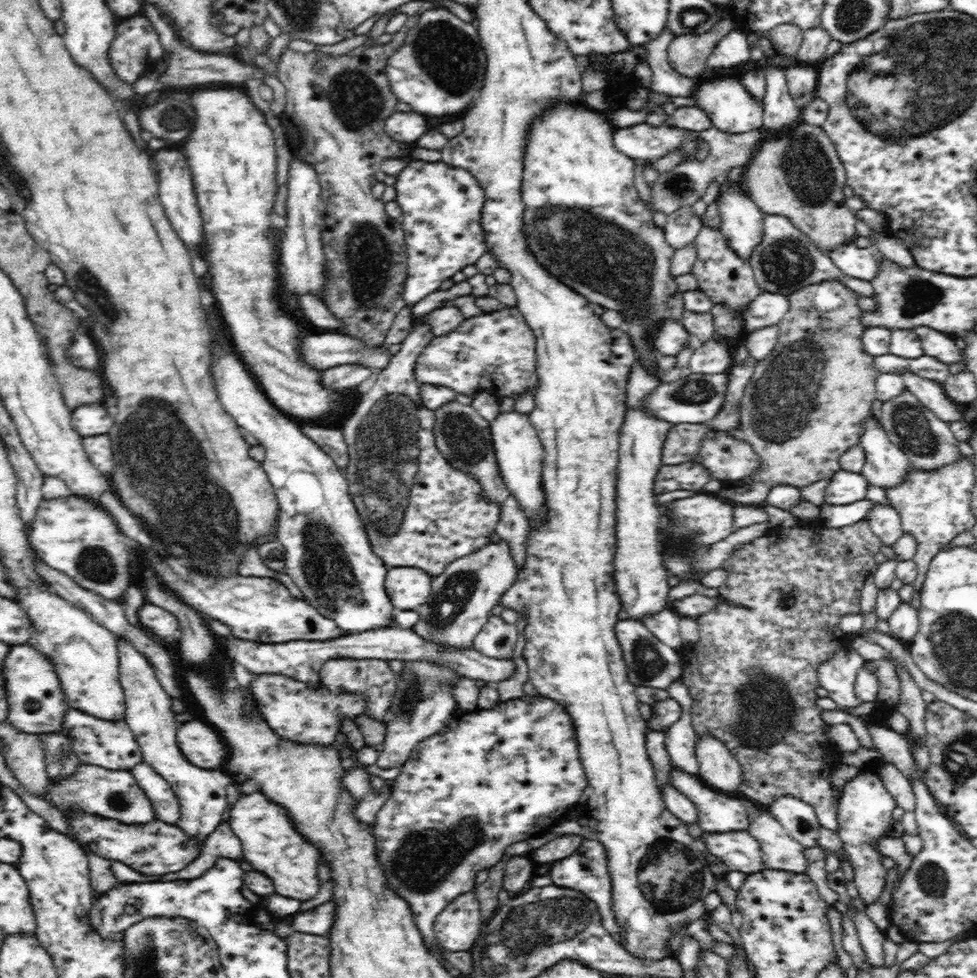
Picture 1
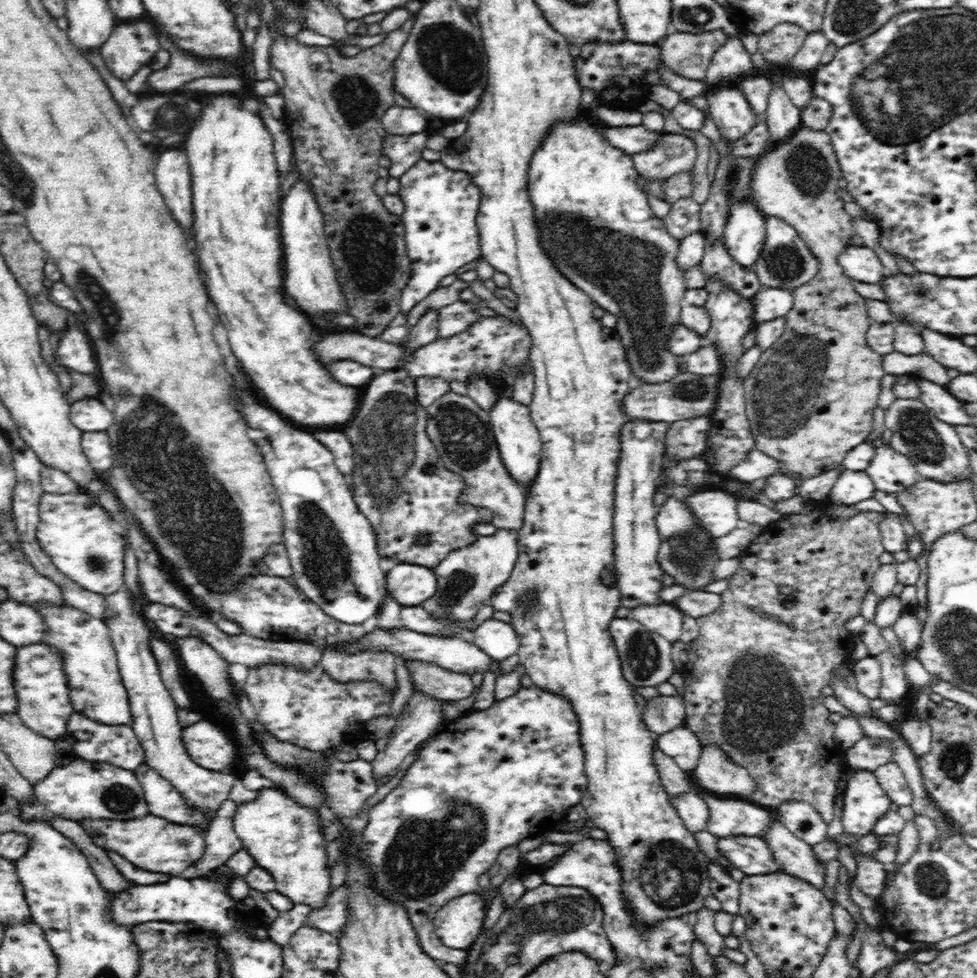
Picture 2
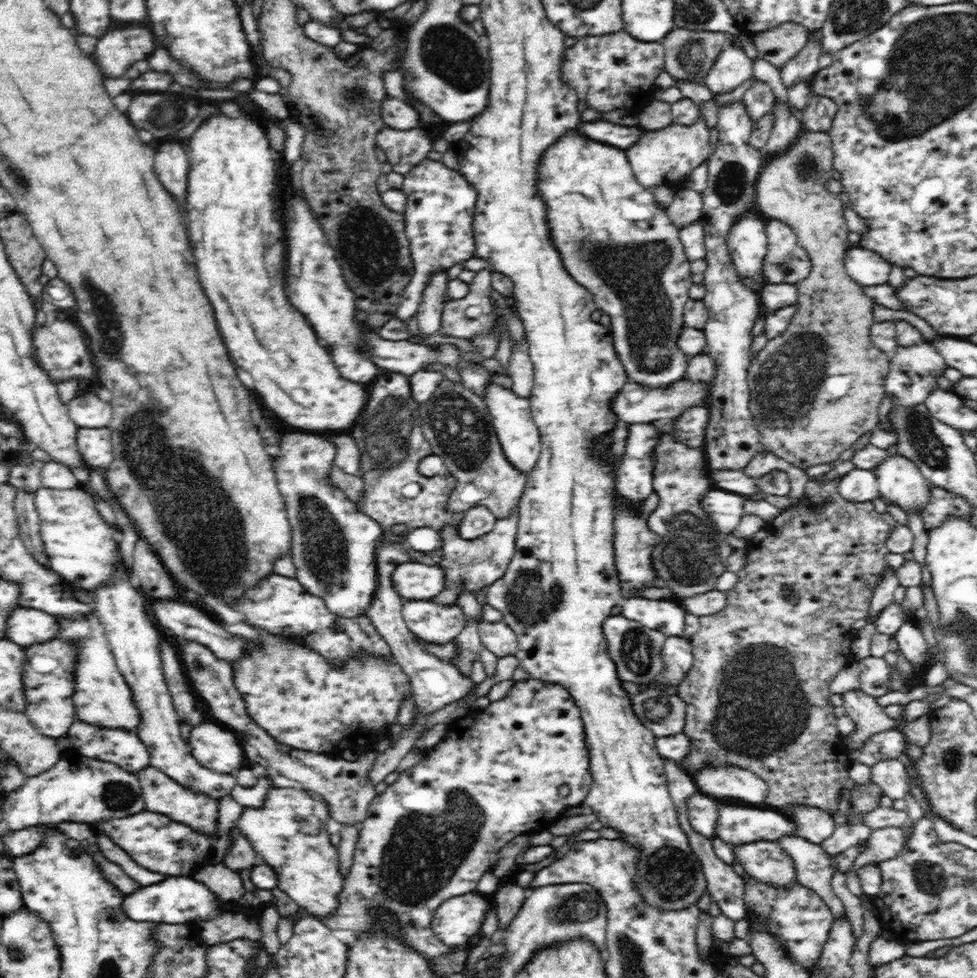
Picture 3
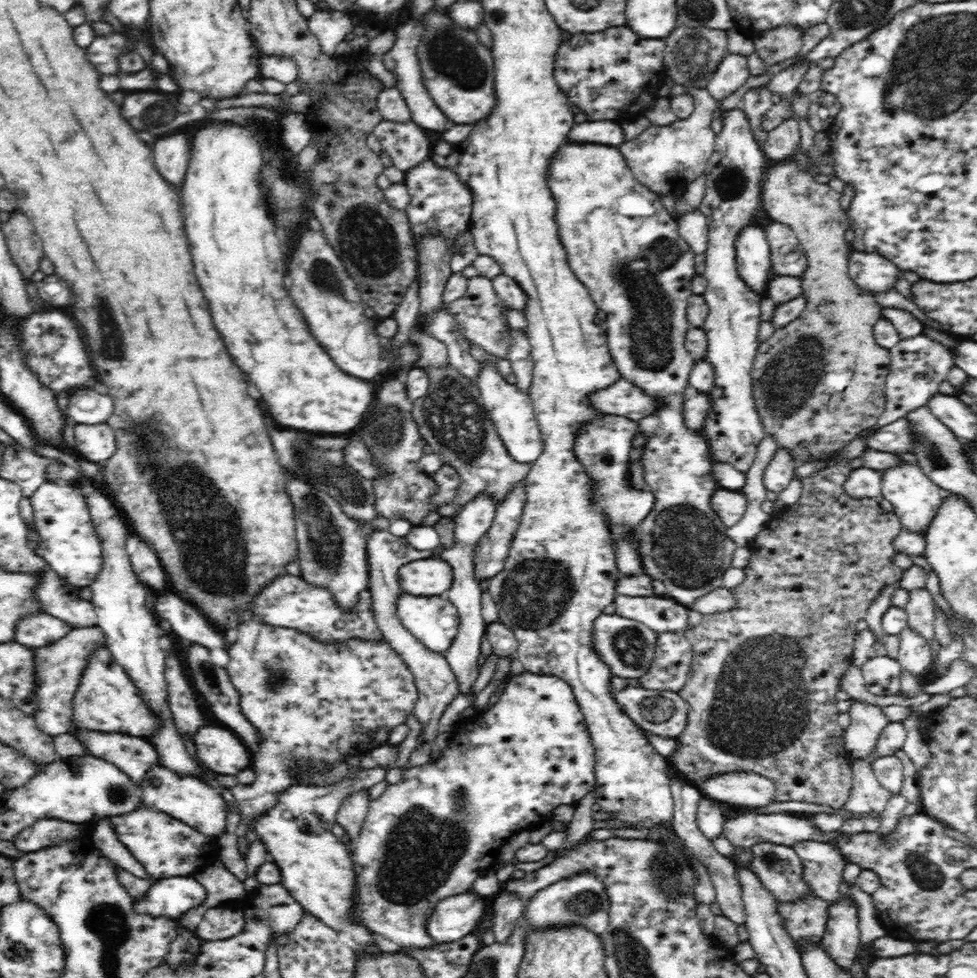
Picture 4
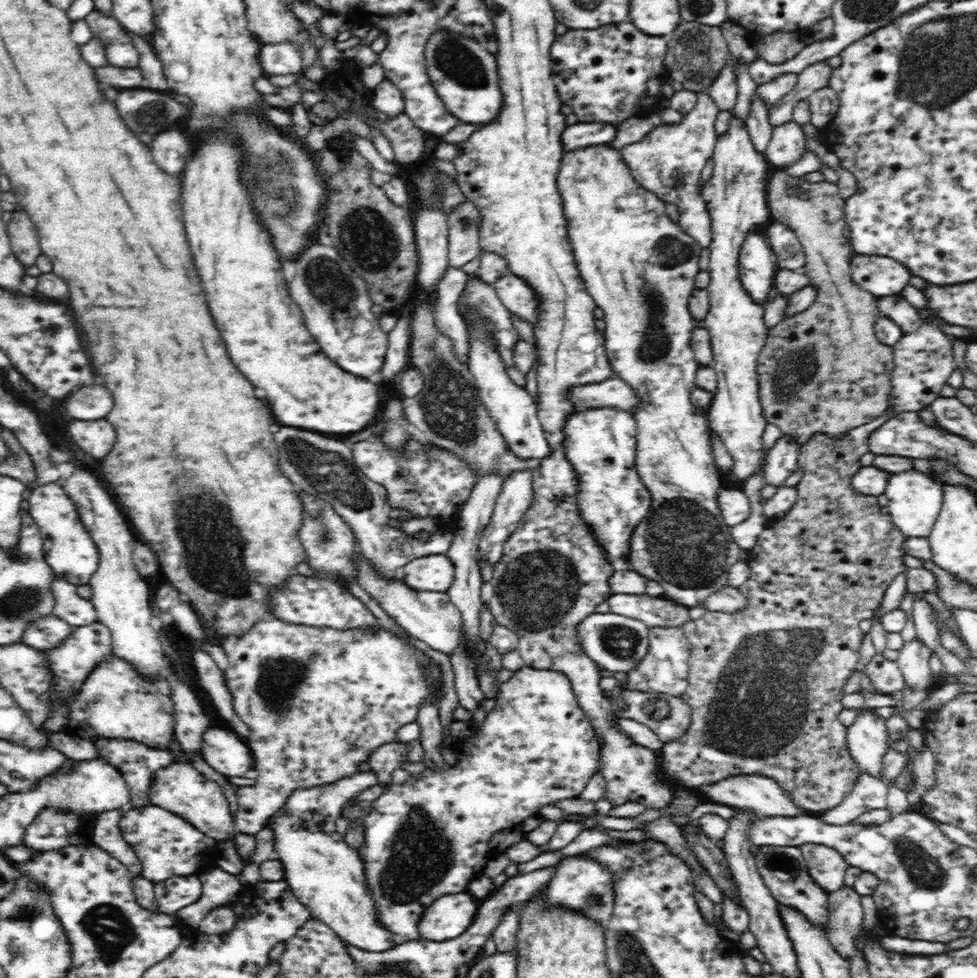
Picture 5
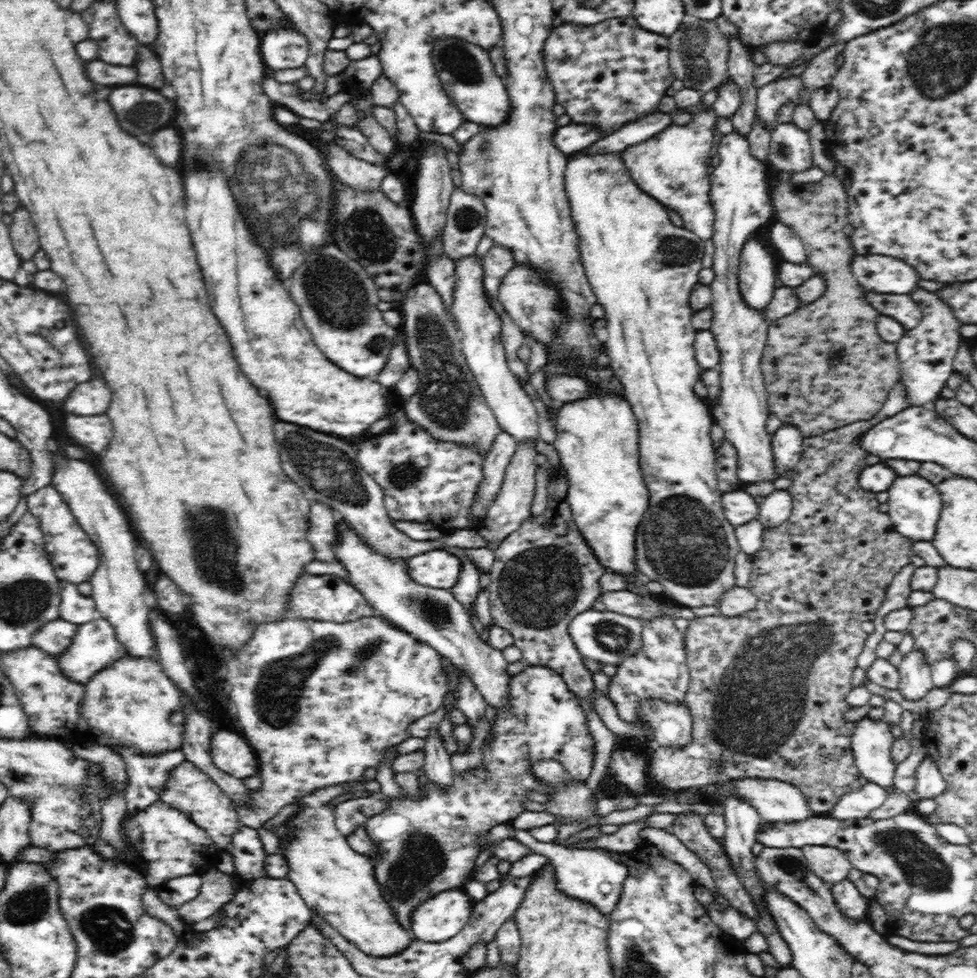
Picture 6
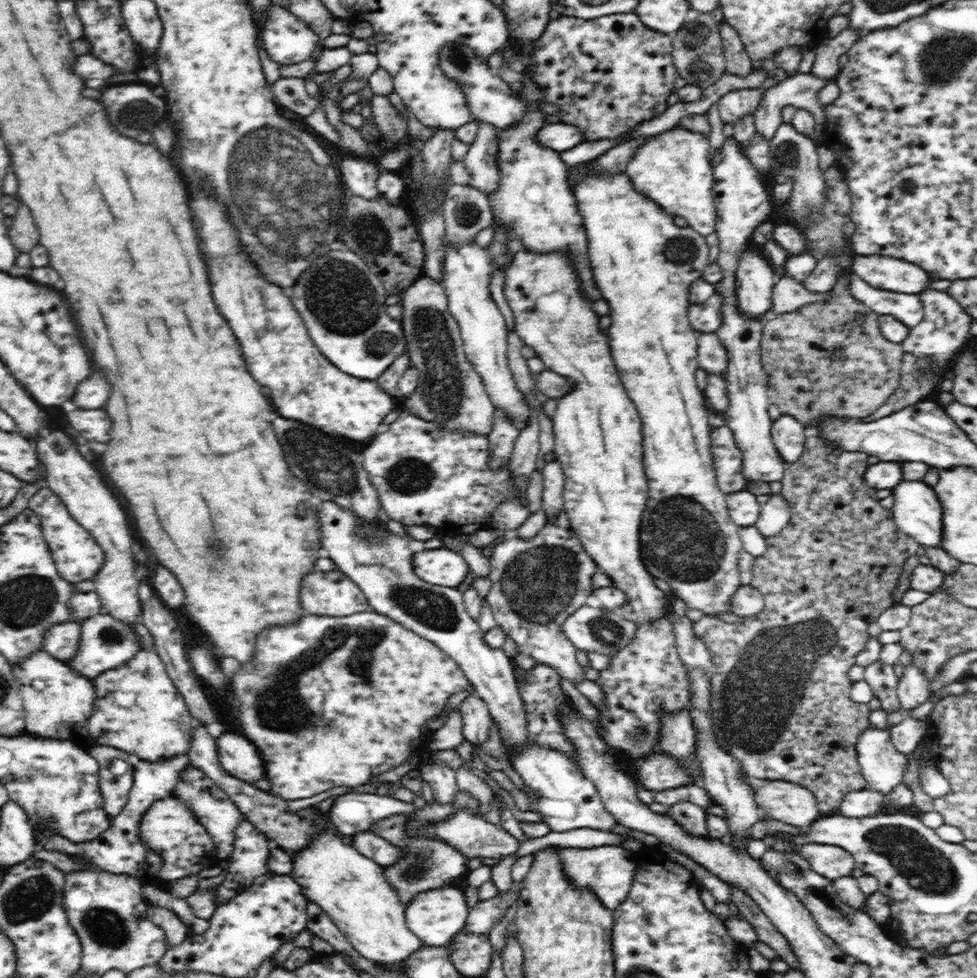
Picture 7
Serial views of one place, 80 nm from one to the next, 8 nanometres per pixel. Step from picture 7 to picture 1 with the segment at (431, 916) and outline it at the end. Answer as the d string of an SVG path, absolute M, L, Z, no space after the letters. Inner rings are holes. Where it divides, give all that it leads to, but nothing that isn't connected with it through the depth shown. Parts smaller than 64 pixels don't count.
M474 890L453 898L434 921L437 944L450 952L470 951L481 927L479 902Z

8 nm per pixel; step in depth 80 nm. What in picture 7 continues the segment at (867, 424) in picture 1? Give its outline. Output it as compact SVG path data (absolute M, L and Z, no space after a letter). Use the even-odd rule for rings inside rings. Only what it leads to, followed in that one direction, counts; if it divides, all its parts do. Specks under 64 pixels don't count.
M902 479L891 491L894 497L891 511L898 530L914 538L924 547L941 546L943 510L934 489L924 481Z

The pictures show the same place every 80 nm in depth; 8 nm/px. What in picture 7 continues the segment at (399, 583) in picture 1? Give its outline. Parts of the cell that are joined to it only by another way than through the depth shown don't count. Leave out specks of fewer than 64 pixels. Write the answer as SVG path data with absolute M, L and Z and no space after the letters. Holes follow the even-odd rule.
M446 547L414 553L413 567L416 576L424 582L448 588L460 587L471 572L460 554Z

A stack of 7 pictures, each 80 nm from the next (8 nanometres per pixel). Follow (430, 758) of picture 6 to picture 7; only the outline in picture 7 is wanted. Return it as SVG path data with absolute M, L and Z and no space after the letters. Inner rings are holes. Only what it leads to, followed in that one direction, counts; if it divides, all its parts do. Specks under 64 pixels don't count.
M429 762L421 768L421 776L428 782L433 791L433 800L440 803L449 803L458 792L456 772L446 764Z

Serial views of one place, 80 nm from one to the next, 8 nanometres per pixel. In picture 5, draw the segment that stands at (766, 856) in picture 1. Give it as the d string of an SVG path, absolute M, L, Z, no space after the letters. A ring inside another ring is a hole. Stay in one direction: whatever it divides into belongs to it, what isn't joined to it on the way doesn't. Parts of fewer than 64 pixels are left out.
M808 843L797 847L803 854L809 875L822 890L829 894L844 885L849 864L840 852L822 844Z

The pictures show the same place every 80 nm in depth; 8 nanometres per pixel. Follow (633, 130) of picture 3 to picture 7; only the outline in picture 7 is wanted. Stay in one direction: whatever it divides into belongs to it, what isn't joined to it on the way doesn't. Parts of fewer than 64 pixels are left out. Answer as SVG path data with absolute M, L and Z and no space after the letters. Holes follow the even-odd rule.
M562 122L546 124L536 134L536 143L550 147L556 152L570 150L577 147L578 144L582 144L582 142L584 142L582 129Z

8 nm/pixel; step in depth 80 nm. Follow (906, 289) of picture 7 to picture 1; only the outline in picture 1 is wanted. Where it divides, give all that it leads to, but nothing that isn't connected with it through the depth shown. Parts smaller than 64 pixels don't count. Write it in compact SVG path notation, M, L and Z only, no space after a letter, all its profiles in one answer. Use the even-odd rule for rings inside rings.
M853 242L842 244L826 253L833 264L851 278L870 281L876 278L880 260L872 249L858 248Z

